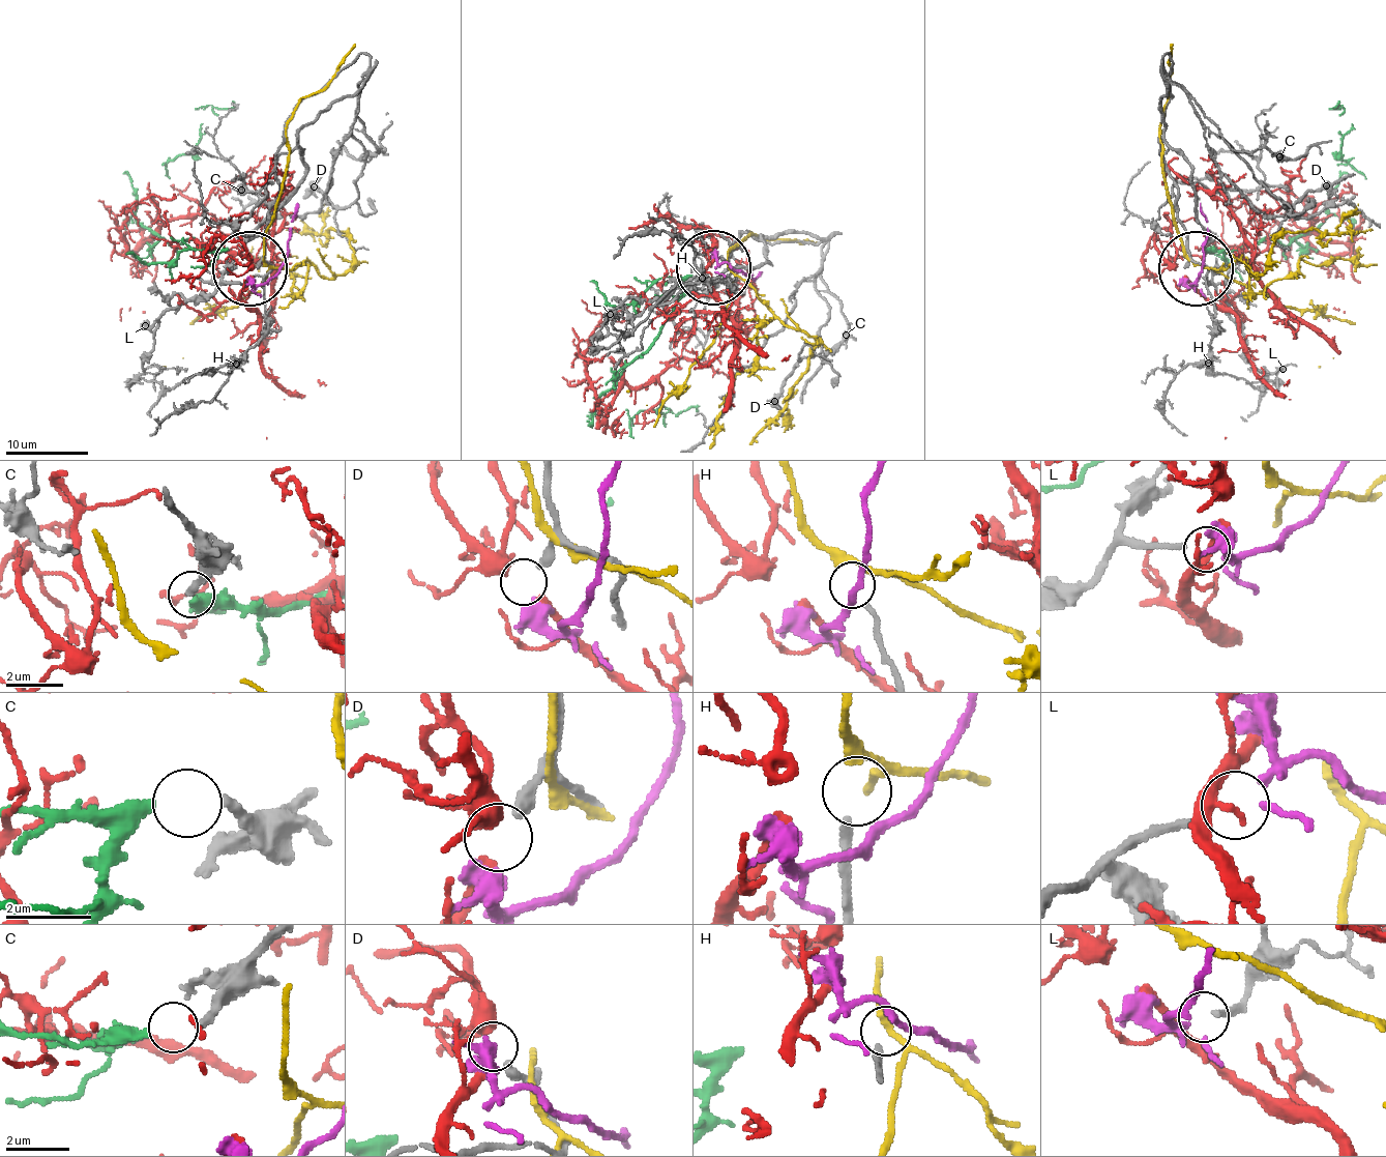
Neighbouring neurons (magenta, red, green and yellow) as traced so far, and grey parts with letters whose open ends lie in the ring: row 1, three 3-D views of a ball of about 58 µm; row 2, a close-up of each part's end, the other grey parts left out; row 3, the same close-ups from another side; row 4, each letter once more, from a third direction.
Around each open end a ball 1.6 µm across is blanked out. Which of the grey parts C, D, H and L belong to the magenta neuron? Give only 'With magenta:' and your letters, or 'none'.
With magenta: L

